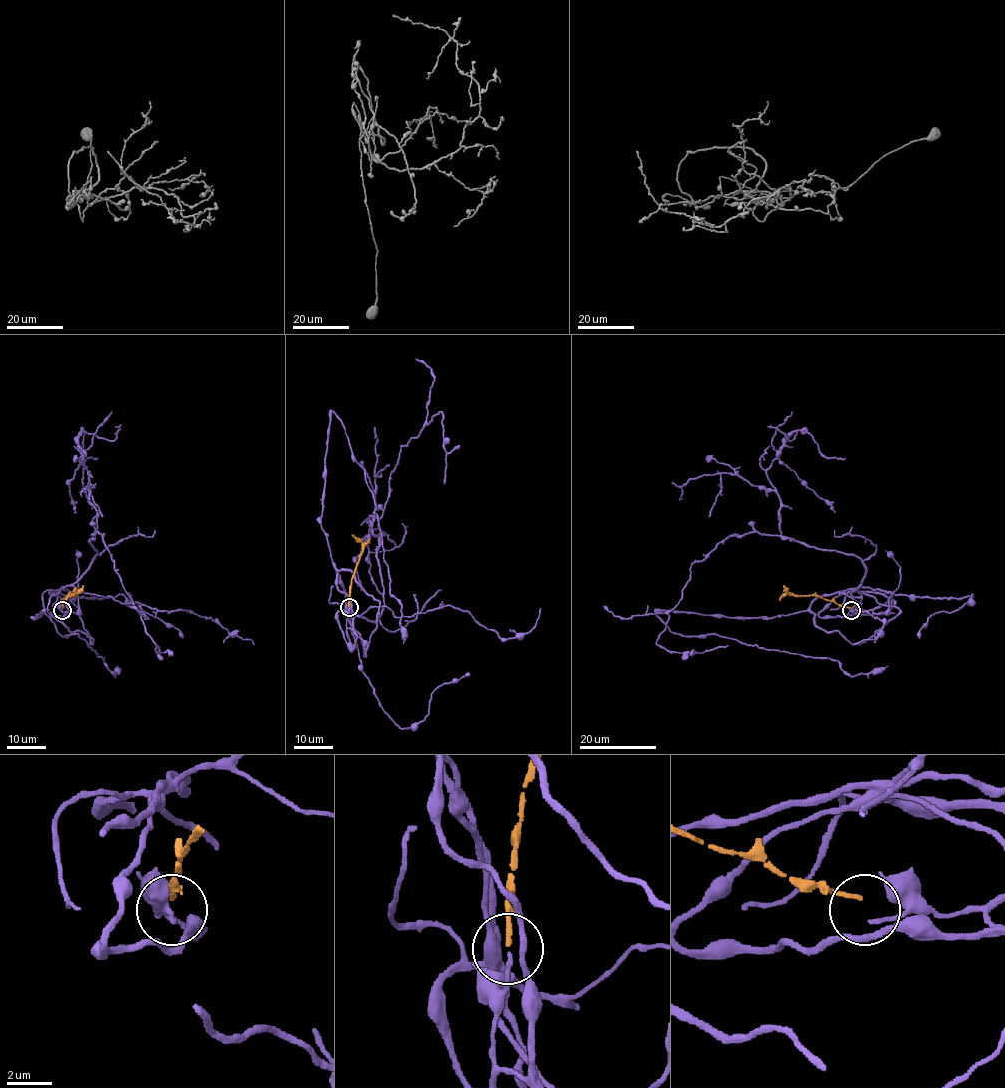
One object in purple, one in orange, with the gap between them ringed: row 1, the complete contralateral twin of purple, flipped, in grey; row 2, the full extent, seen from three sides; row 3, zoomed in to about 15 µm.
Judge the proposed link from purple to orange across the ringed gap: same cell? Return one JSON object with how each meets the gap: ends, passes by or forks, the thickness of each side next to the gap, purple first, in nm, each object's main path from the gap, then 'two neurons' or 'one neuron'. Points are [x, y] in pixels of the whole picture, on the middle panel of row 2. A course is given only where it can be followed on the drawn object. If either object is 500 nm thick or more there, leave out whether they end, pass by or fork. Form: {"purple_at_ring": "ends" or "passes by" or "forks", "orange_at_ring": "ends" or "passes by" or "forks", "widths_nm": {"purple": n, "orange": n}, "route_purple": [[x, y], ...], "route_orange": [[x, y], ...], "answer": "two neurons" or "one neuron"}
{"purple_at_ring": "passes by", "orange_at_ring": "ends", "widths_nm": {"purple": 150, "orange": 200}, "route_purple": [[349, 608], [321, 524], [332, 411], [375, 499], [403, 643]], "route_orange": [[349, 607], [351, 581], [363, 550], [363, 544], [352, 534]], "answer": "two neurons"}

